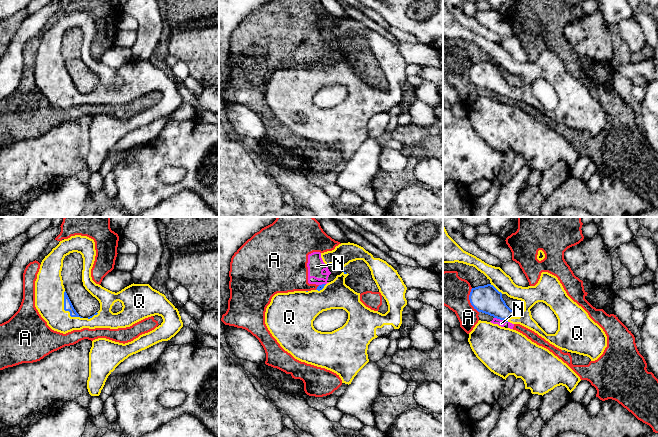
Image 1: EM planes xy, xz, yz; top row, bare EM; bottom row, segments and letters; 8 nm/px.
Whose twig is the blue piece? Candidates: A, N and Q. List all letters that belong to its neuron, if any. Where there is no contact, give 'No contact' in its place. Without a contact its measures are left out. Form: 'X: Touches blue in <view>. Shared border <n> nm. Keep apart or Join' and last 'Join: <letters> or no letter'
A: Touches blue in yz. Shared border 200 nm. Keep apart
N: Touches blue in yz. Shared border 120 nm. Keep apart
Q: Touches blue in xy. Shared border 260 nm. Join
Join: Q

